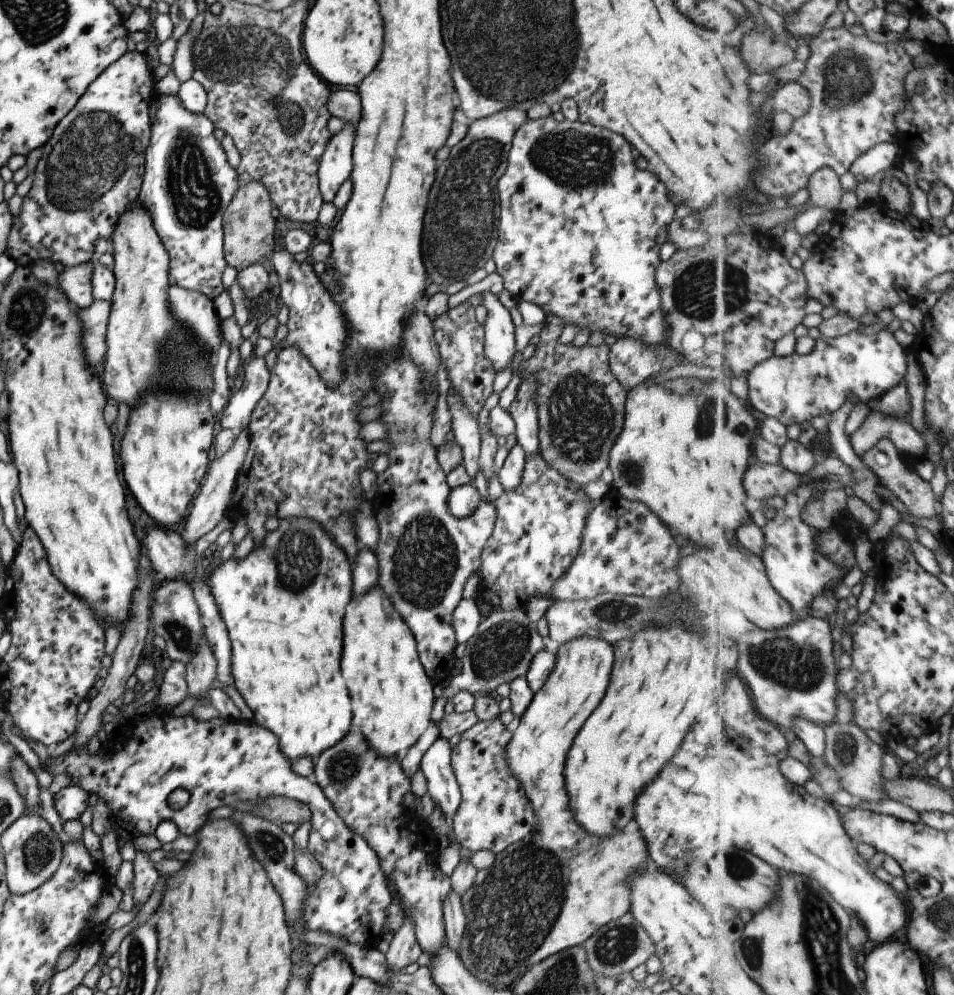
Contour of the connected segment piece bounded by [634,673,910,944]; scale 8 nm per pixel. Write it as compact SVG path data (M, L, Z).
M738 673L732 677L732 682L728 683L728 690L734 690L734 696L728 693L728 700L724 702L724 696L717 695L717 701L711 703L708 706L708 710L704 710L696 722L692 724L692 728L688 730L680 750L676 752L676 756L662 768L662 772L656 776L656 780L652 784L648 784L644 788L644 794L638 796L636 800L636 808L634 808L634 814L636 814L636 822L640 826L640 832L642 832L642 838L646 842L648 847L648 854L650 855L652 864L659 869L670 869L674 861L685 854L688 851L695 850L704 845L711 843L729 843L734 847L734 844L738 848L744 848L744 850L752 850L754 854L758 854L760 858L764 858L766 862L770 862L772 866L776 866L778 870L786 870L786 872L796 872L796 874L802 874L802 876L808 876L808 878L818 878L820 884L824 884L824 888L828 888L836 900L844 906L844 908L852 908L850 912L862 920L862 924L868 926L868 934L872 940L876 942L888 942L891 941L898 932L906 929L910 920L910 914L908 914L908 906L904 902L904 898L898 894L898 890L892 886L892 883L884 882L875 869L862 858L862 854L858 852L858 844L855 839L852 838L846 824L844 824L843 809L834 804L828 797L818 798L812 796L804 786L796 786L793 782L790 782L781 769L783 760L790 757L790 744L788 737L784 736L784 732L780 730L780 727L772 722L772 719L766 718L758 709L755 703L754 696L750 692L746 680L742 678Z

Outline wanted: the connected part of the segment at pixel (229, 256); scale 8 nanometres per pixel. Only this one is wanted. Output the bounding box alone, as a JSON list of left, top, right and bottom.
[223,180,276,273]

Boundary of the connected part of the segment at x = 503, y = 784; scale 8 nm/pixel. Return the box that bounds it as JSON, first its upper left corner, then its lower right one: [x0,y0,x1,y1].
[452,718,536,861]

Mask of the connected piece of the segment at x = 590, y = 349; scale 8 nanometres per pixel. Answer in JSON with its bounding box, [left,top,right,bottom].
[520,322,627,485]

